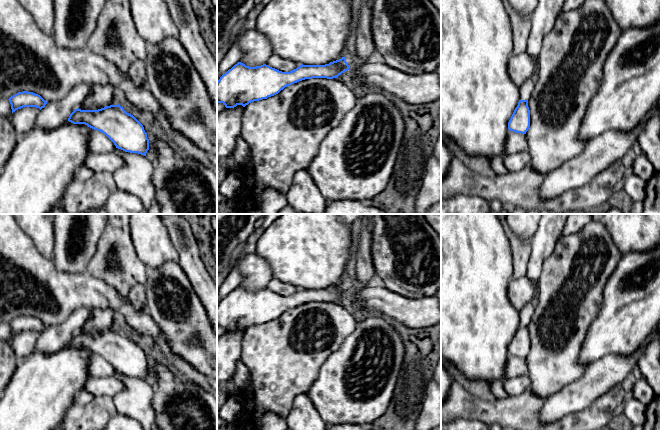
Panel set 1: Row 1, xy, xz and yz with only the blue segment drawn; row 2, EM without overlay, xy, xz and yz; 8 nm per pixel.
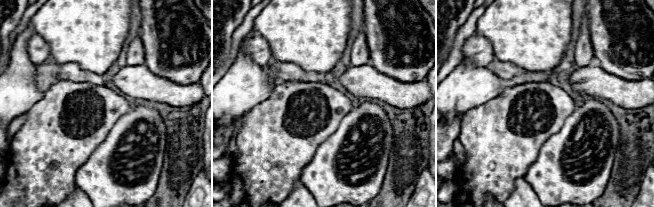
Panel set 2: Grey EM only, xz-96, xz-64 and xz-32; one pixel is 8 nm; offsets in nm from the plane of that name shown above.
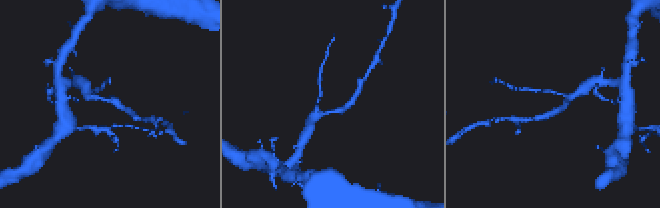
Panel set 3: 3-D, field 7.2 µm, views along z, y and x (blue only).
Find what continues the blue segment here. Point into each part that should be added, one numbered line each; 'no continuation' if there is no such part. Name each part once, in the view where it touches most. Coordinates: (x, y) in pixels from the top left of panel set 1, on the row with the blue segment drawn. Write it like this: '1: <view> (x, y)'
1: yz (543, 19)

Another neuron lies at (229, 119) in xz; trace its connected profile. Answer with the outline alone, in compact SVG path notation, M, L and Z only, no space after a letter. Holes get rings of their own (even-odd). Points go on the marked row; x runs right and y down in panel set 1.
M244 107L225 108L217 114L217 204L227 199L220 193L220 186L229 175L222 161L232 157L236 141L241 137L241 116Z

